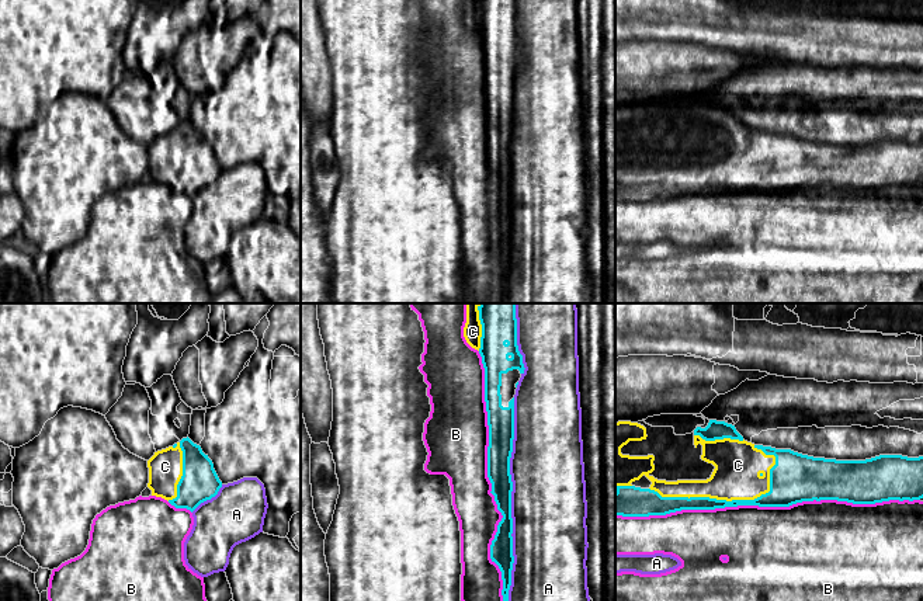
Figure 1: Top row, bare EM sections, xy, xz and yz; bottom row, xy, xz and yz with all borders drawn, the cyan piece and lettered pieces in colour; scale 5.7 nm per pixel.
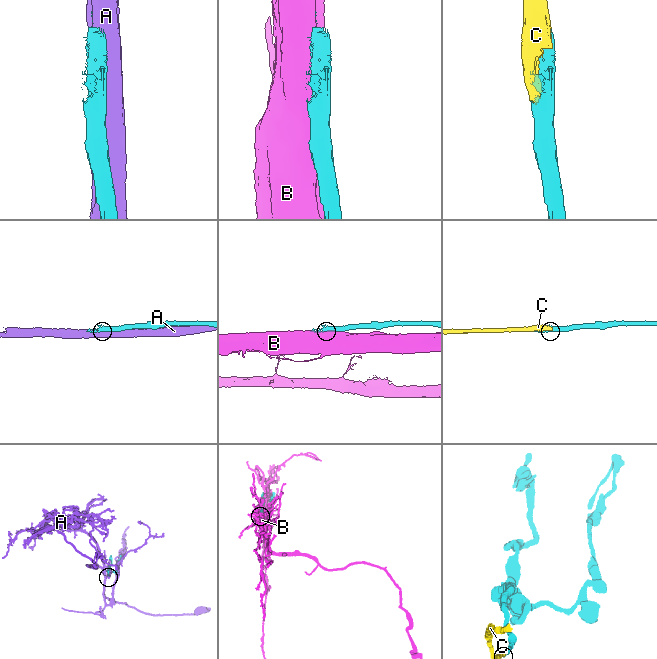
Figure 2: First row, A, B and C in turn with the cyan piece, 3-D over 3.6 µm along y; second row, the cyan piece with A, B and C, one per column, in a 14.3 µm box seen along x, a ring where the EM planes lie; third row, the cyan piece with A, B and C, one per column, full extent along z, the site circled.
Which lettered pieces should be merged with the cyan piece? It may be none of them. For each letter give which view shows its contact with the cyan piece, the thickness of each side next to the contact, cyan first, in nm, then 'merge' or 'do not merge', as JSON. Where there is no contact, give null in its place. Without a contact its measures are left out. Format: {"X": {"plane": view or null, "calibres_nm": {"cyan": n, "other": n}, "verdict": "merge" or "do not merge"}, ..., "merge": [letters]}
{"A": {"plane": "xz", "calibres_nm": {"cyan": 130, "other": 440}, "verdict": "do not merge"}, "B": {"plane": "yz", "calibres_nm": {"cyan": 280, "other": 500}, "verdict": "do not merge"}, "C": {"plane": "yz", "calibres_nm": {"cyan": 80, "other": 280}, "verdict": "merge"}, "merge": ["C"]}

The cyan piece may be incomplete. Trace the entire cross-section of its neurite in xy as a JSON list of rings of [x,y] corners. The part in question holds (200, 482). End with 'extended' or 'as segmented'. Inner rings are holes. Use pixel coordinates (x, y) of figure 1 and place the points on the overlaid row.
[[[188,437],[148,461],[152,496],[191,513],[222,487],[212,461]]]; extended

